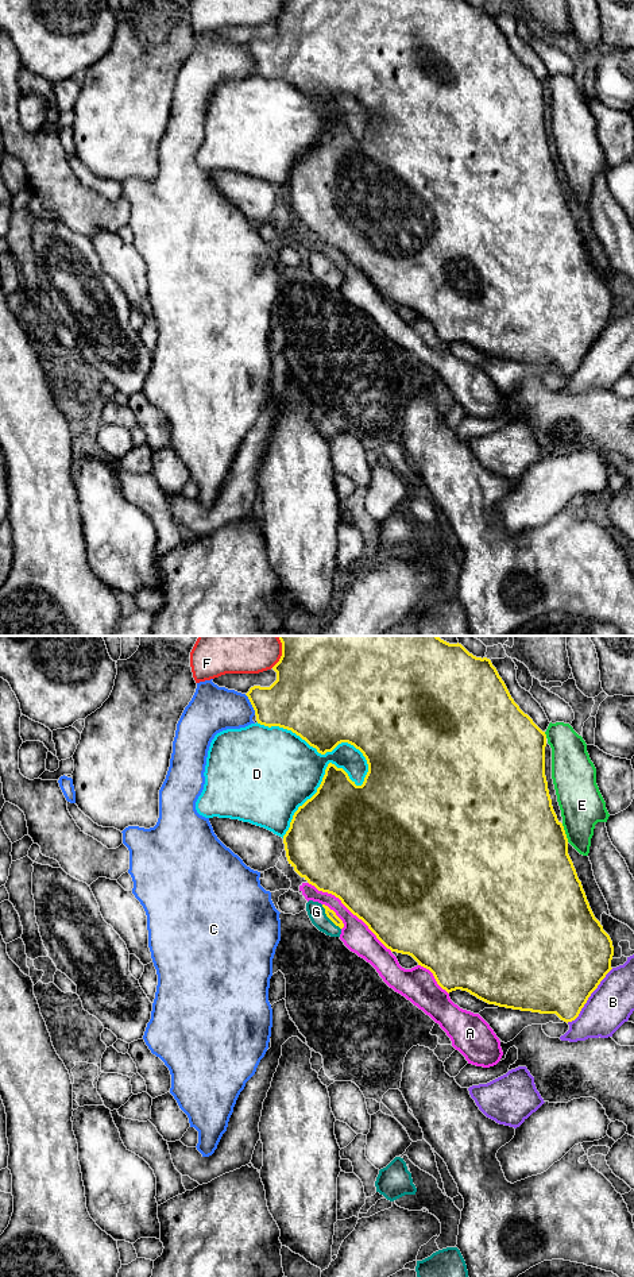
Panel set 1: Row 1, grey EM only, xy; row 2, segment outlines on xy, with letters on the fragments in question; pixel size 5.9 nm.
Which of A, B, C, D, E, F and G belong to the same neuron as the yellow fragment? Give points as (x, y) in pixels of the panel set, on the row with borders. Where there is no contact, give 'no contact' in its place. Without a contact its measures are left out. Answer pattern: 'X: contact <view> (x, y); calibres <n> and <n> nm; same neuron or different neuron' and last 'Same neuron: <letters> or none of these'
A: contact xy (351, 911); calibres 500 and 170 nm; different neuron
B: contact xy (588, 996); calibres 500 and 260 nm; different neuron
C: contact xy (251, 703); calibres 320 and 280 nm; different neuron
D: contact xy (368, 771); calibres 500 and 150 nm; different neuron
E: contact xy (564, 833); calibres 500 and 260 nm; different neuron
F: contact xy (282, 652); calibres 500 and 420 nm; different neuron
G: contact xy (328, 917); calibres 60 and 100 nm; same neuron
Same neuron: G

